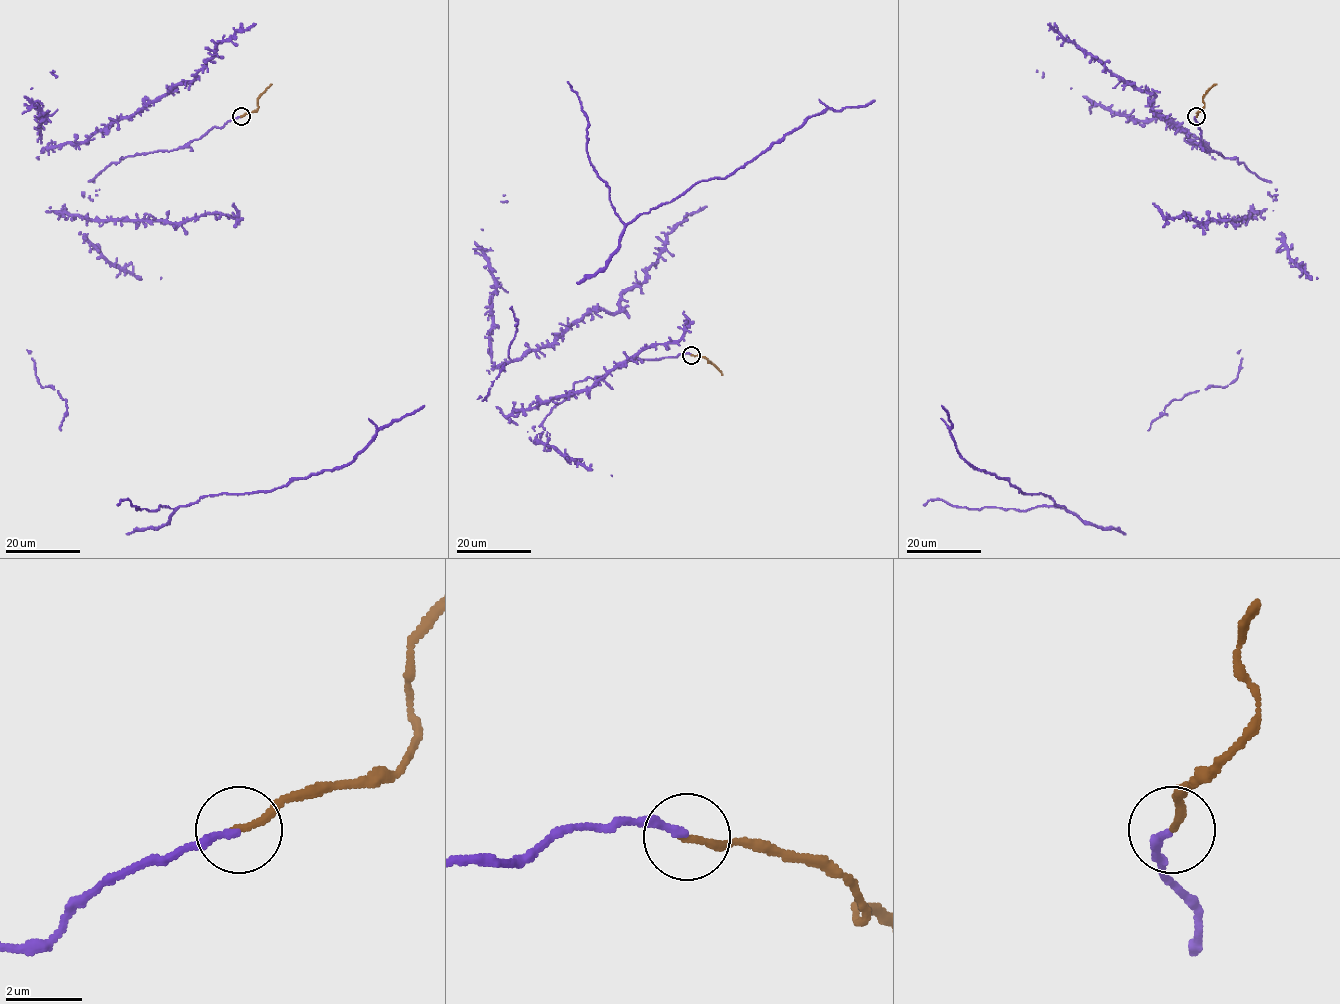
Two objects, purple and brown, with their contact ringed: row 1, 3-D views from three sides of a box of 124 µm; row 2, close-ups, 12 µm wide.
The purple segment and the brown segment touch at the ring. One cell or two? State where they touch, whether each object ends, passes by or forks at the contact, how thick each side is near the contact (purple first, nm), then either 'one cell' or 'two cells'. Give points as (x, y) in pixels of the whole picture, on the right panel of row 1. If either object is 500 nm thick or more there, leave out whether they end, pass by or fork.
at (1196, 116); purple ends there; brown ends there; 200 nm thick on the purple side, 190 nm on the other; one cell

